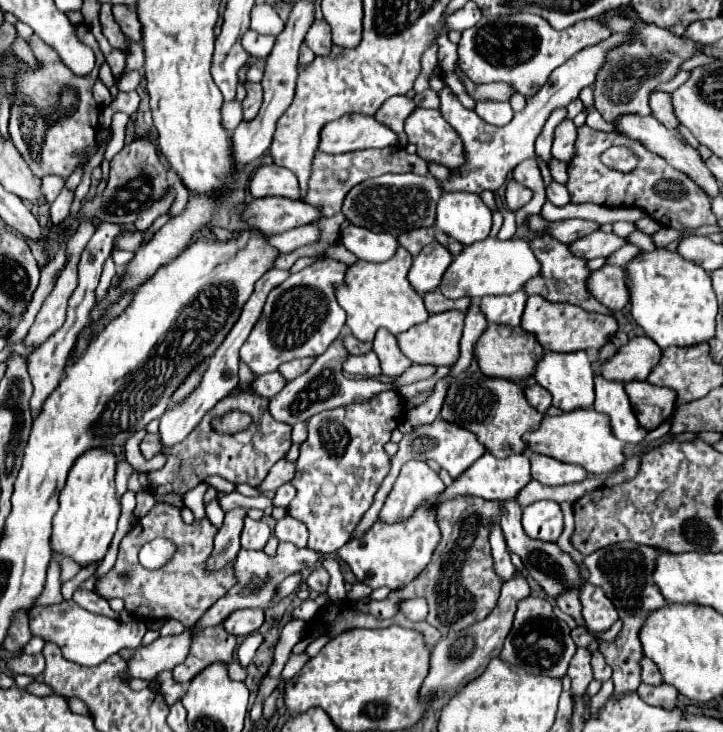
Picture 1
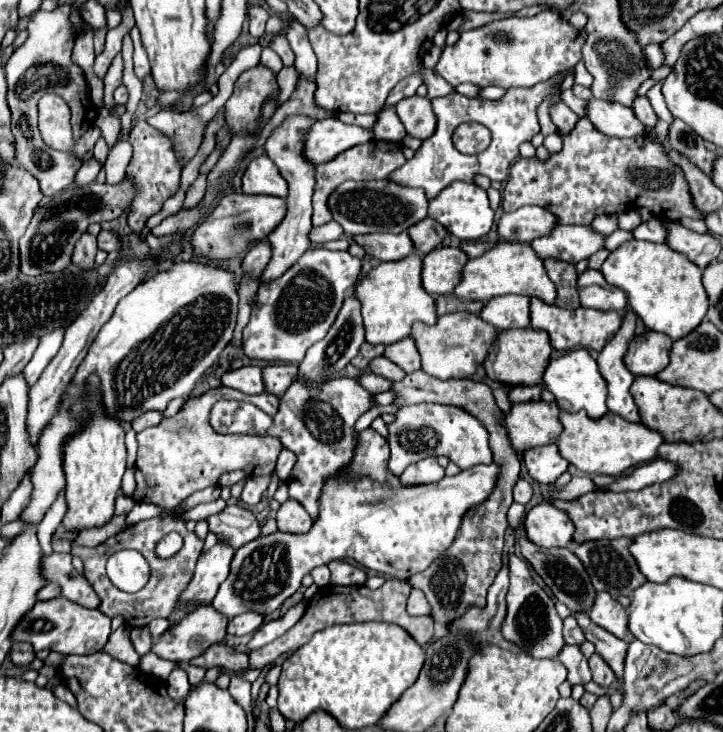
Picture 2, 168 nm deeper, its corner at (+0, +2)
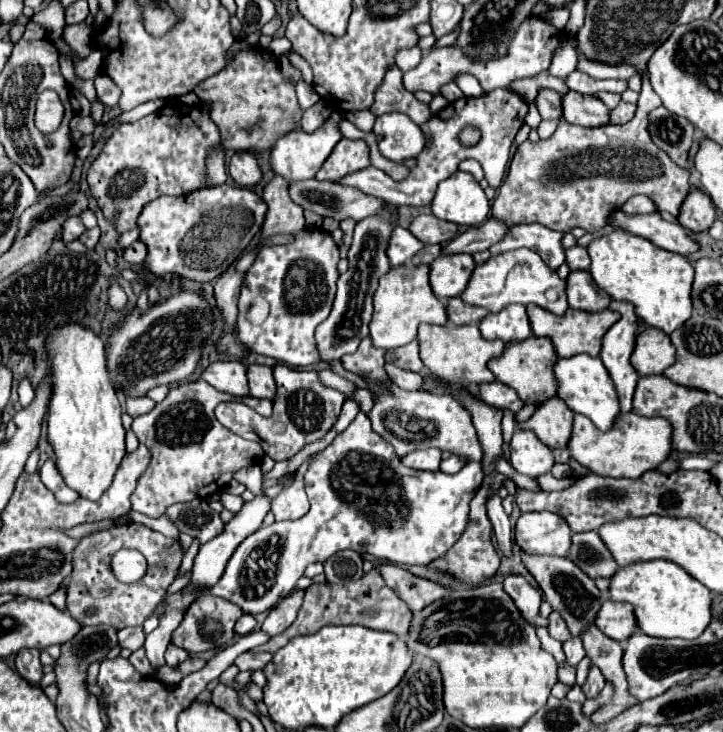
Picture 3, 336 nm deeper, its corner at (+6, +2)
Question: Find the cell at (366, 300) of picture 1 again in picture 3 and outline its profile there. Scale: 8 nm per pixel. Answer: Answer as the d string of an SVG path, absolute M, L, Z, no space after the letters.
M398 265L392 267L382 281L378 281L378 289L374 293L374 311L370 319L370 339L372 345L380 349L396 349L410 343L416 337L416 329L420 323L444 325L446 323L446 307L444 301L438 299L428 283L428 265Z

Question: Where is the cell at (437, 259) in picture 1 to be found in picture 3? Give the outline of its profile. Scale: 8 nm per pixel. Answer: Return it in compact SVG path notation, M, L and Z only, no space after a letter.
M440 253L430 265L430 287L438 299L458 297L474 269L474 259L466 253Z

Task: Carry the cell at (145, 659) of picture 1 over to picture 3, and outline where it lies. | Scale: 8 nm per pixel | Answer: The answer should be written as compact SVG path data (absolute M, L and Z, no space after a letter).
M210 593L200 595L186 611L182 625L174 631L172 643L178 645L180 649L186 649L188 653L200 653L200 651L210 651L226 645L234 637L234 623L242 615L242 609L230 601L224 601L220 597L214 597Z

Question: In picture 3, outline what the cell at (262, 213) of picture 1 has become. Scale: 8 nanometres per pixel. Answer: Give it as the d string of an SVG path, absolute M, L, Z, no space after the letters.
M230 185L198 189L194 193L180 197L158 197L158 201L148 203L138 217L140 239L148 245L144 271L158 277L162 277L164 273L176 273L194 281L212 281L220 273L224 273L250 245L254 235L260 233L266 211L268 205L258 193L254 193L252 189L230 187Z

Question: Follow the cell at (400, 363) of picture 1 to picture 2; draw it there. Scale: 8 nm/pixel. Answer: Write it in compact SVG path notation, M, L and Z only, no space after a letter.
M406 337L404 341L388 345L384 351L384 357L390 359L392 363L400 365L406 373L420 369L420 355L418 355L418 349L416 349L416 343L412 341L412 337Z

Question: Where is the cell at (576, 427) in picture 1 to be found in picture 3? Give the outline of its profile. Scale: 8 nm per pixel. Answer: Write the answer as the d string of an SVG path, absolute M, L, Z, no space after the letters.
M632 411L620 413L610 431L600 431L592 425L588 417L574 415L574 429L568 441L568 451L574 461L584 465L592 473L614 477L614 479L622 479L622 477L634 479L654 469L658 463L662 463L668 457L670 435L672 435L672 427L668 421L662 421L662 417L648 419Z

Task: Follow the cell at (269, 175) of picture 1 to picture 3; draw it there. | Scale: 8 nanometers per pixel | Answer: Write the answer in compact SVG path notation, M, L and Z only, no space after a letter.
M240 151L232 155L232 159L228 161L228 173L240 187L256 187L264 177L256 157L248 151Z

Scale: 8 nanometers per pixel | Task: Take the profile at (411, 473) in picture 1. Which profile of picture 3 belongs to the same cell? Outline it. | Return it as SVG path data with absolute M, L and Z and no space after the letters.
M422 449L408 453L402 463L410 469L420 469L420 471L436 471L440 465L440 451L438 449Z

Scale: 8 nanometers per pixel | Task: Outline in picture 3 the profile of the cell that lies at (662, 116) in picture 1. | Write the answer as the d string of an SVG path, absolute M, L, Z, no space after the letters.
M620 101L618 107L612 109L610 113L610 123L628 123L634 119L634 113L636 113L636 105Z

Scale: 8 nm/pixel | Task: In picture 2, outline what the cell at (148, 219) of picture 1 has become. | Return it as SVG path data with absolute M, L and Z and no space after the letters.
M144 119L134 123L134 127L128 135L128 141L134 149L134 155L126 169L126 175L130 181L136 181L136 195L128 209L128 227L134 231L142 231L146 225L146 219L150 215L158 213L162 209L162 203L178 191L180 173L182 173L184 163L182 163L180 155L174 151L172 139L168 135L164 135L162 131L154 129L152 125L148 125Z

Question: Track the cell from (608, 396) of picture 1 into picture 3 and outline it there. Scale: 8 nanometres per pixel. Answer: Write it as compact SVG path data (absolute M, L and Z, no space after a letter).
M612 301L610 309L618 311L622 317L620 317L620 321L616 321L616 325L610 331L606 331L606 335L602 339L600 359L602 359L608 375L614 381L614 387L616 387L616 393L620 399L620 411L628 413L628 411L632 411L632 395L634 395L636 381L640 377L634 371L634 367L630 365L638 319L636 319L634 307L630 303Z

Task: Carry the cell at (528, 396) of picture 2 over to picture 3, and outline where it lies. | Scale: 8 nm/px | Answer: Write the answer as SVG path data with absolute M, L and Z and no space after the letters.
M498 381L482 383L480 385L480 397L488 405L494 405L498 409L510 409L512 413L518 413L524 407L524 401L516 395L516 391L506 387L504 383L498 383Z

